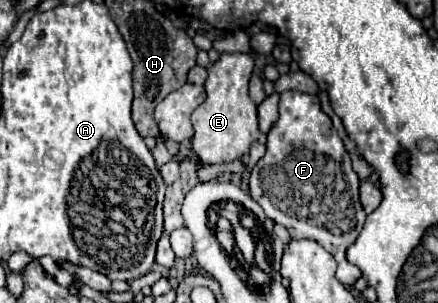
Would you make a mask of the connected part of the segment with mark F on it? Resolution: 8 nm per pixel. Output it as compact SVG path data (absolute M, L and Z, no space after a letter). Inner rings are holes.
M286 91L280 95L278 111L280 115L266 135L266 153L250 171L250 197L264 209L264 213L274 223L284 225L292 239L318 241L328 253L332 253L338 263L336 279L348 287L362 277L360 269L350 265L344 255L348 245L352 245L352 241L360 235L366 221L366 213L358 199L360 179L352 171L352 163L344 149L344 143L332 127L330 117L322 111L316 95L302 91Z

